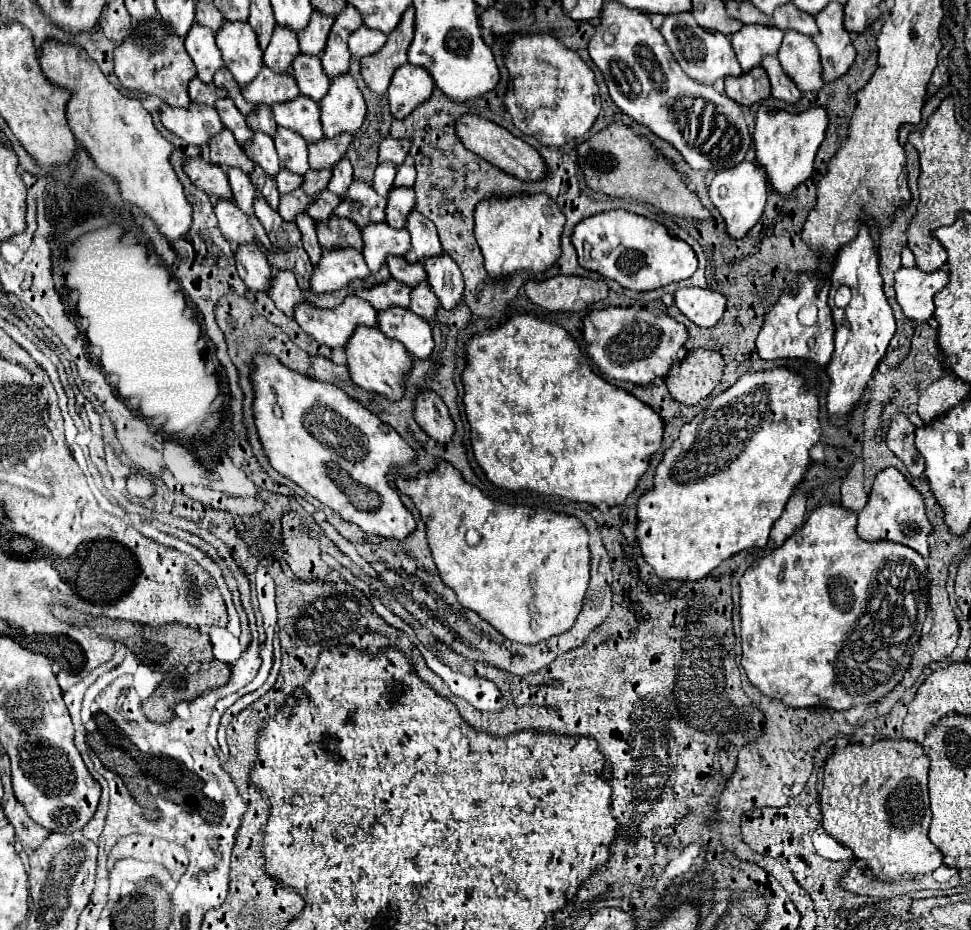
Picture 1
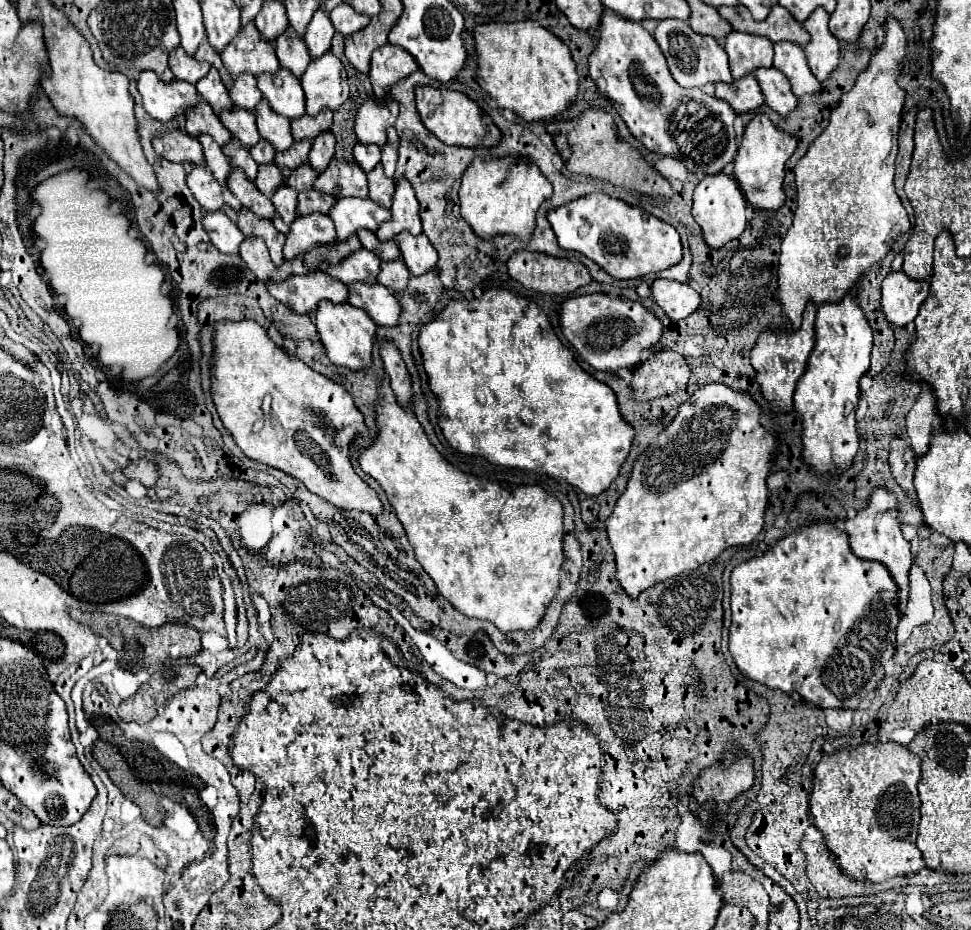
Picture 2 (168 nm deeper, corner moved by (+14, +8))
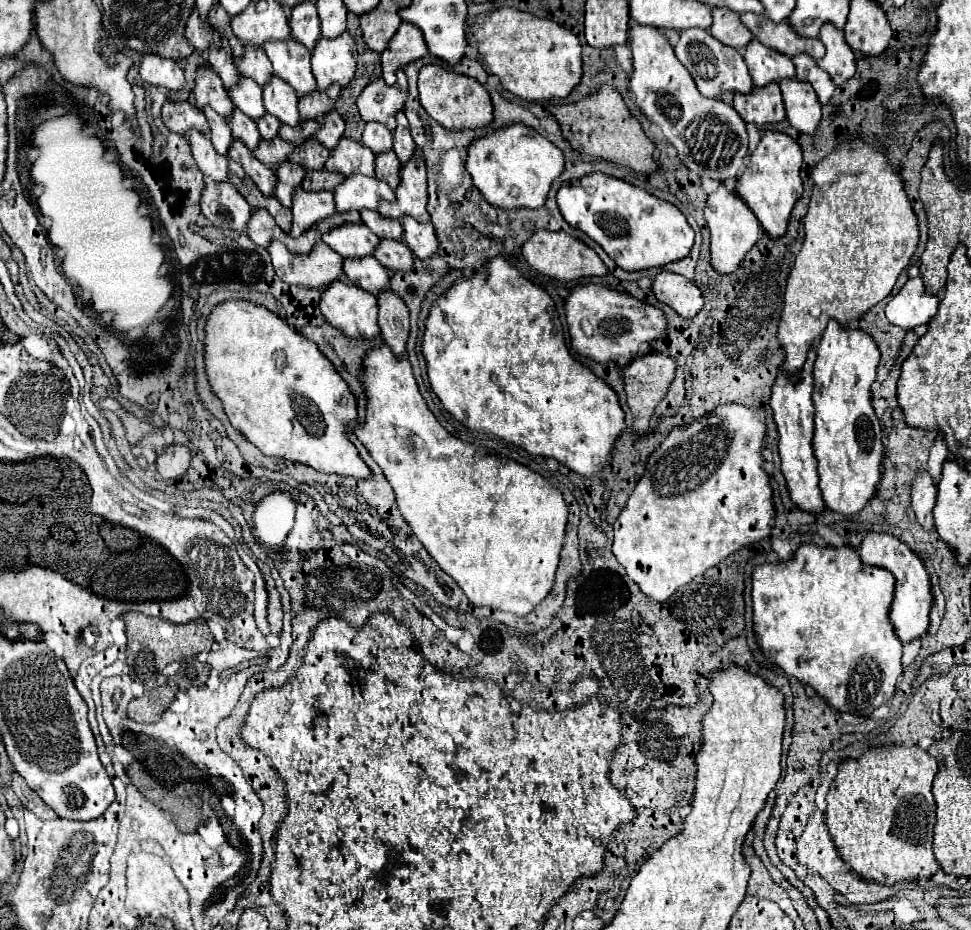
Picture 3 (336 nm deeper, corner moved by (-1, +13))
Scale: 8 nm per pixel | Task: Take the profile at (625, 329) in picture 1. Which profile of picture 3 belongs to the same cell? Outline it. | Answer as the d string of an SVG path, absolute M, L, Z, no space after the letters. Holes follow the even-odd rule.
M578 284L564 302L570 346L580 356L596 362L616 362L618 358L632 360L644 342L652 342L666 330L664 312L636 300L630 294L616 292L600 284Z

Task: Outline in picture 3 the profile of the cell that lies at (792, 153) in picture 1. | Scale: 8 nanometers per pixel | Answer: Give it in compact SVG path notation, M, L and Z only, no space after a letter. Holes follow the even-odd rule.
M766 132L750 156L748 170L740 176L734 192L746 202L746 206L756 214L758 222L762 224L768 238L782 238L786 234L788 218L794 204L802 196L802 150L796 142L780 132Z

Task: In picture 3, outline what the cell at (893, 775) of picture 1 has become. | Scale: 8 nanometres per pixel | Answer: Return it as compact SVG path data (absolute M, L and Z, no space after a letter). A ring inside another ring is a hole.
M888 746L862 754L856 760L844 760L838 766L834 784L828 790L826 826L846 864L852 866L864 880L878 884L916 882L934 876L940 866L932 854L932 828L934 828L934 798L932 780L938 772L936 760L918 746Z

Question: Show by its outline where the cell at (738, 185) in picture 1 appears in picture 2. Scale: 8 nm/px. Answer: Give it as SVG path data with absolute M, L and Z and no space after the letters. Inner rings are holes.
M717 173L705 177L693 191L693 217L703 229L703 237L711 247L723 247L727 241L737 239L747 225L745 219L745 197L733 175Z

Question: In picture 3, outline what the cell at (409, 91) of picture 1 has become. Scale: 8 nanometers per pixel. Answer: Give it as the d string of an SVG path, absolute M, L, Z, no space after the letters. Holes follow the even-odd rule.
M402 22L398 32L388 42L388 48L382 52L382 76L386 84L396 82L396 70L404 68L408 62L424 56L428 52L426 42L418 30L410 22Z

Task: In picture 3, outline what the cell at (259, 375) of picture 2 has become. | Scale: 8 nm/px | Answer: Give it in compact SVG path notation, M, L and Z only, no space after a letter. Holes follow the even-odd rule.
M228 300L214 306L204 330L204 362L210 390L222 400L230 424L240 430L248 442L252 442L266 456L300 462L328 474L354 478L370 476L368 466L344 434L346 424L356 424L356 398L314 342L308 342L308 338L288 326L278 314L246 300ZM304 402L310 402L310 412L302 408Z

